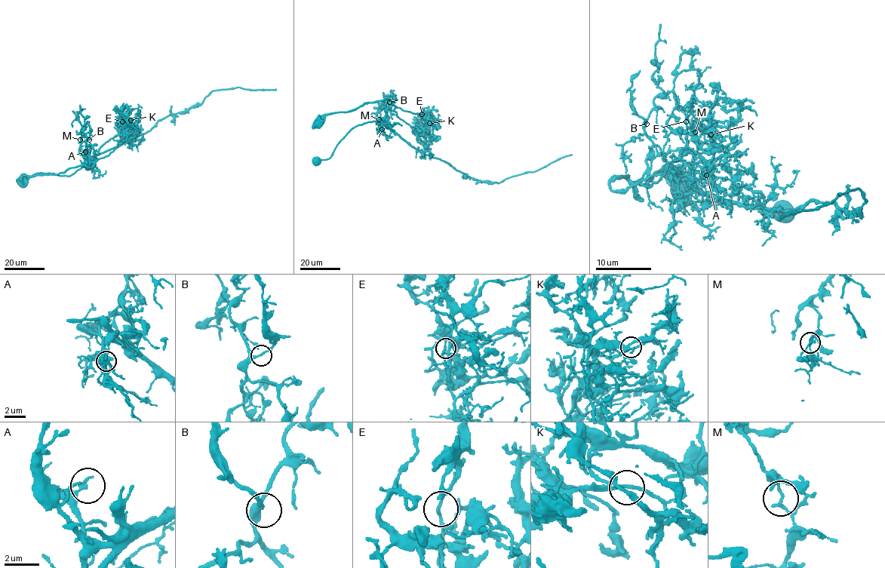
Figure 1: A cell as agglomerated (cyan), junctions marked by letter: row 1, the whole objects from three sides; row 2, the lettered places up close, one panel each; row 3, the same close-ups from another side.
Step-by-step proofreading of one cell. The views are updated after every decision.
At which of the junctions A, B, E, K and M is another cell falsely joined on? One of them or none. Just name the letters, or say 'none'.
M

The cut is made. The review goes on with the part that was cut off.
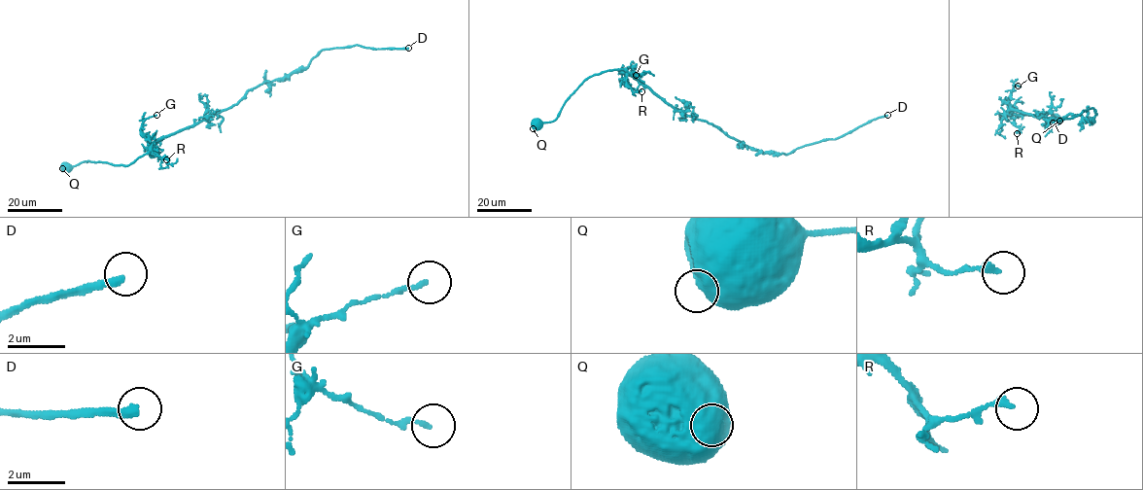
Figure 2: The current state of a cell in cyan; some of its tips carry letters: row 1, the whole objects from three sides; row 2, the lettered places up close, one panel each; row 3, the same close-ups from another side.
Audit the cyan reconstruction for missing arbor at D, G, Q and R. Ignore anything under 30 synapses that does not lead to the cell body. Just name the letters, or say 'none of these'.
D

